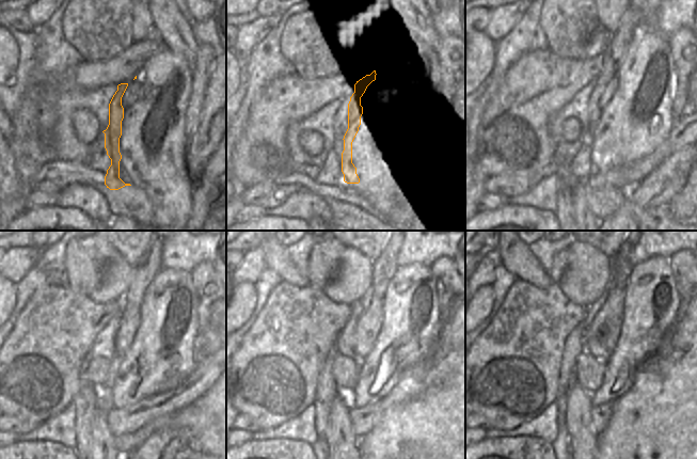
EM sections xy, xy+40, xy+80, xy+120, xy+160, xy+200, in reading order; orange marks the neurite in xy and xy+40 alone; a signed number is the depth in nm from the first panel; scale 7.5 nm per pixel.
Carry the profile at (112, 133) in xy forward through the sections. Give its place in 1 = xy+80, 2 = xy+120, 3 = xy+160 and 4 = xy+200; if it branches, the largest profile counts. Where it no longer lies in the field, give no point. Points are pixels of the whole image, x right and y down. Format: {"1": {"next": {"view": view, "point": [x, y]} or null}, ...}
{"1": {"next": {"view": "xy+80", "point": [630, 22]}}, "2": {"next": {"view": "xy+120", "point": [143, 272]}}, "3": {"next": {"view": "xy+160", "point": [384, 267]}}, "4": {"next": {"view": "xy+200", "point": [621, 268]}}}

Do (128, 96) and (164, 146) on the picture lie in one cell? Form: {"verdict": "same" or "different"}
{"verdict": "different"}

